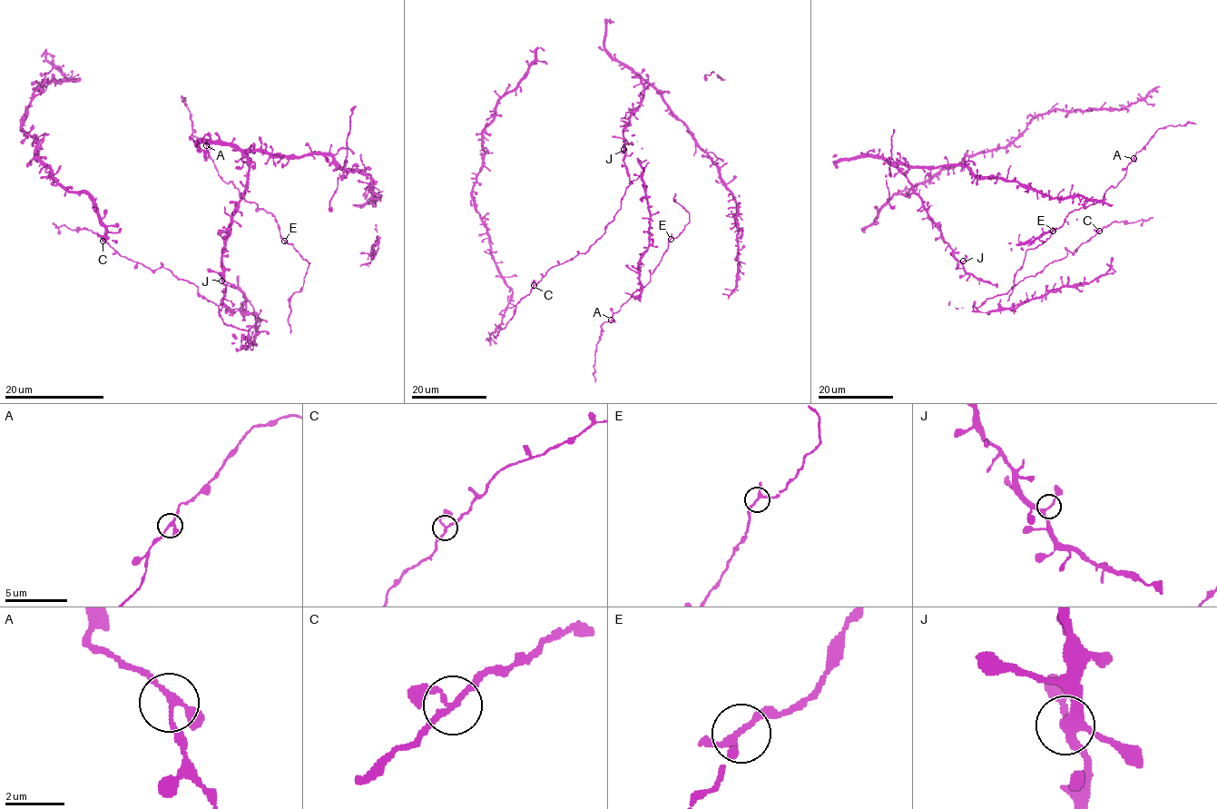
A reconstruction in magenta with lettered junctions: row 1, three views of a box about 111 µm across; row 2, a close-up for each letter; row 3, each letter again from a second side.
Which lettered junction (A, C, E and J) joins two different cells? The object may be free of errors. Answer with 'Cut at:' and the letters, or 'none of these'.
Cut at: none of these

